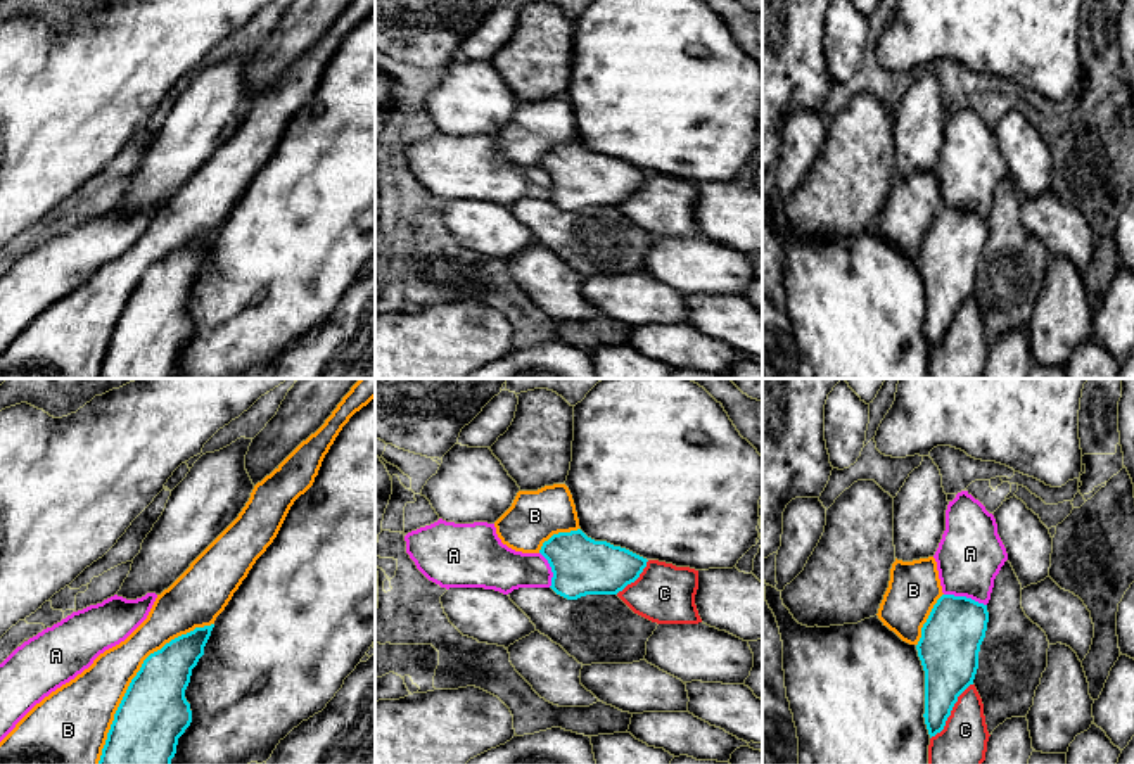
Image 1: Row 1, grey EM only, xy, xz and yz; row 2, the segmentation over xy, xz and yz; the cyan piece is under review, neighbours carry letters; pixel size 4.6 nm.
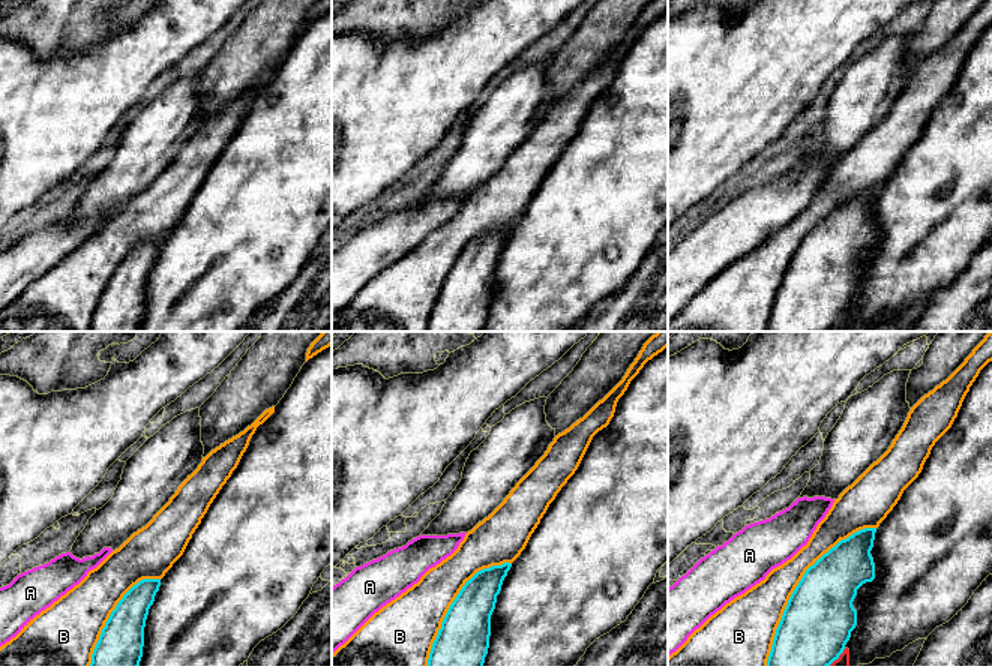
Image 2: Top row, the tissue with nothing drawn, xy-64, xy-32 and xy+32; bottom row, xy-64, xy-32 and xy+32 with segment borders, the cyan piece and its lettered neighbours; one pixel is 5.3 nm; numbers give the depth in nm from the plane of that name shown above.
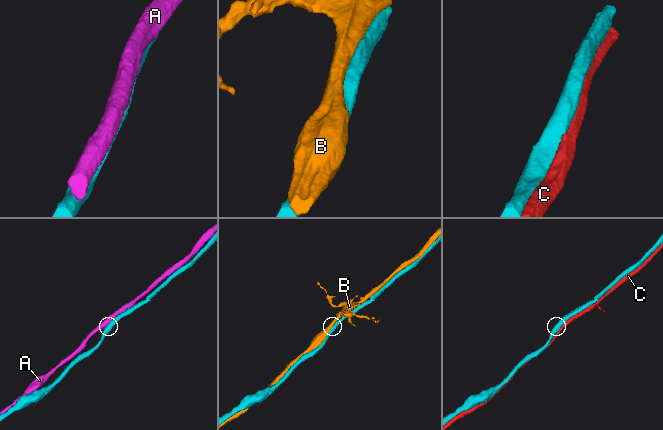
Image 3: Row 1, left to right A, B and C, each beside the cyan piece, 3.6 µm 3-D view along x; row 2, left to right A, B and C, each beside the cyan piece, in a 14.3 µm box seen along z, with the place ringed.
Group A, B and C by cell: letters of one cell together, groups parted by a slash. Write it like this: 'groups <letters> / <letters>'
groups A / B / C

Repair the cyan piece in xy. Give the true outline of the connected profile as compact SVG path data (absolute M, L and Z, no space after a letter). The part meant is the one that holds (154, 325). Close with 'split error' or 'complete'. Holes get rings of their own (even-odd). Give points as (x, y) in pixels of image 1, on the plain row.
M214 237L195 240L150 266L131 292L107 346L99 379L171 379L178 351L192 335L185 302Z | complete

